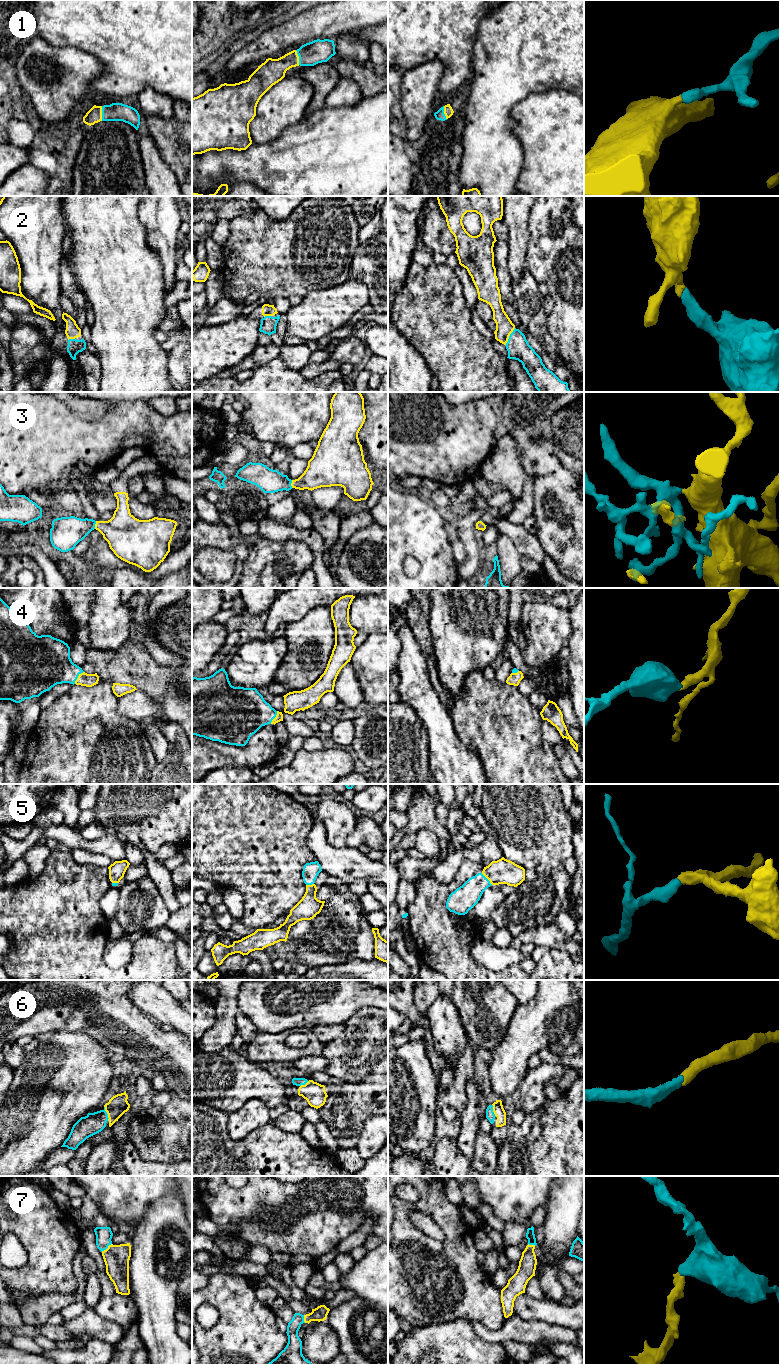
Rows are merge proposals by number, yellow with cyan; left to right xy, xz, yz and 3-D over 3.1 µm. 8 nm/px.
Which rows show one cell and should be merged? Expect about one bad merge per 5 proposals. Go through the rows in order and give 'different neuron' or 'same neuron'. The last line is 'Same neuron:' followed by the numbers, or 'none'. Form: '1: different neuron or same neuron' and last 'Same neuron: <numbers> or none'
1: same neuron
2: same neuron
3: same neuron
4: same neuron
5: same neuron
6: same neuron
7: same neuron
Same neuron: 1, 2, 3, 4, 5, 6, 7

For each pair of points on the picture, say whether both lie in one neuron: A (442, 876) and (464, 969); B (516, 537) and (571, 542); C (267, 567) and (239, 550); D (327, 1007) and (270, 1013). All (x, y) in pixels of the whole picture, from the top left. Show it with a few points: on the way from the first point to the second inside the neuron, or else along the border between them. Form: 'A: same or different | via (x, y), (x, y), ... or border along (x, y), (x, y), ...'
A: different | border along (460, 866), (447, 883), (439, 883), (431, 873)
B: different | border along (535, 535), (546, 554)
C: different | border along (255, 543), (243, 563), (242, 575), (240, 577)
D: same | via (313, 1001), (284, 1001)

